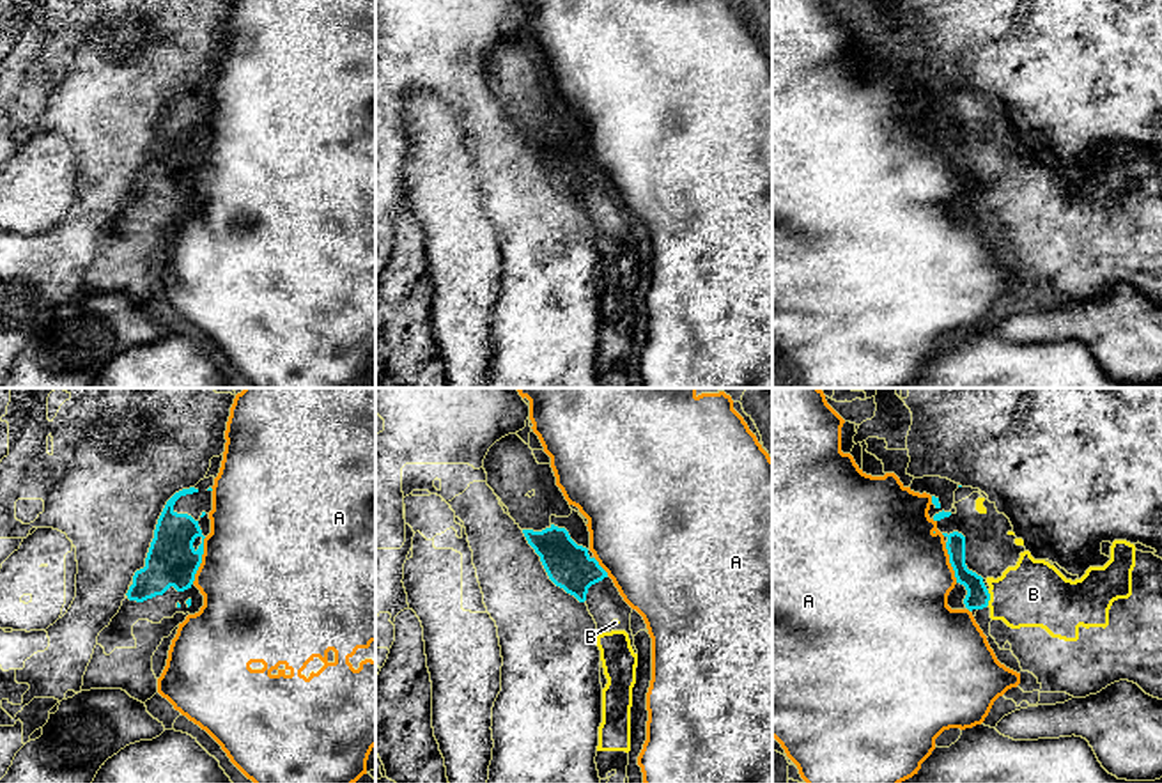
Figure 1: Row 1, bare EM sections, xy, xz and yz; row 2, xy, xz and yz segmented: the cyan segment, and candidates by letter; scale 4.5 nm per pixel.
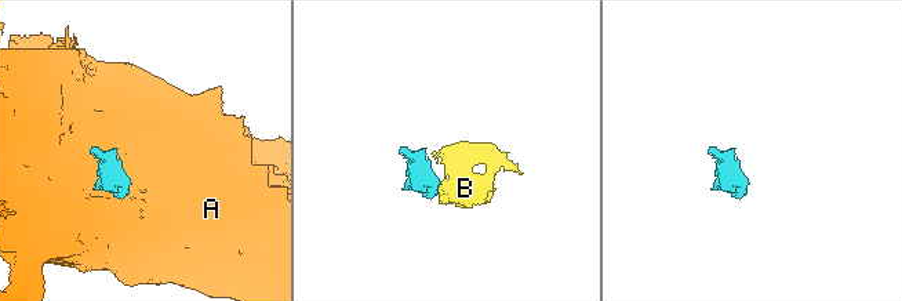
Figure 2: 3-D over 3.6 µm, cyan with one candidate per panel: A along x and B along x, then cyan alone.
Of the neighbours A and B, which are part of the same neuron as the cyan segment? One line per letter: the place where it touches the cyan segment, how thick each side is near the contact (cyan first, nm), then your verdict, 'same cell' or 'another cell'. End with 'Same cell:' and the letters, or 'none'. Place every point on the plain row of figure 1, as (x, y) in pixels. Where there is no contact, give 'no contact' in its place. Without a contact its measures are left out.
A: contact xy (201, 163); calibres 220 and 500 nm; another cell
B: contact yz (989, 201); calibres 100 and 300 nm; same cell
Same cell: B

